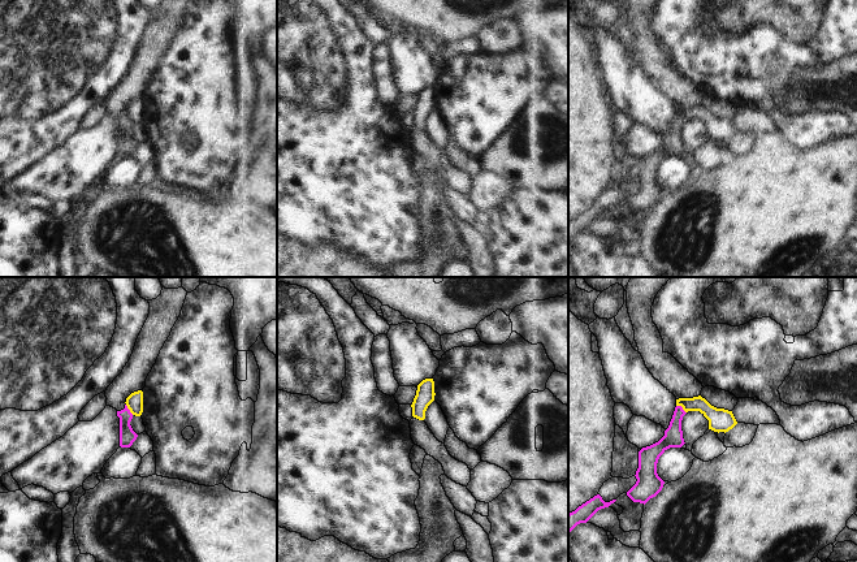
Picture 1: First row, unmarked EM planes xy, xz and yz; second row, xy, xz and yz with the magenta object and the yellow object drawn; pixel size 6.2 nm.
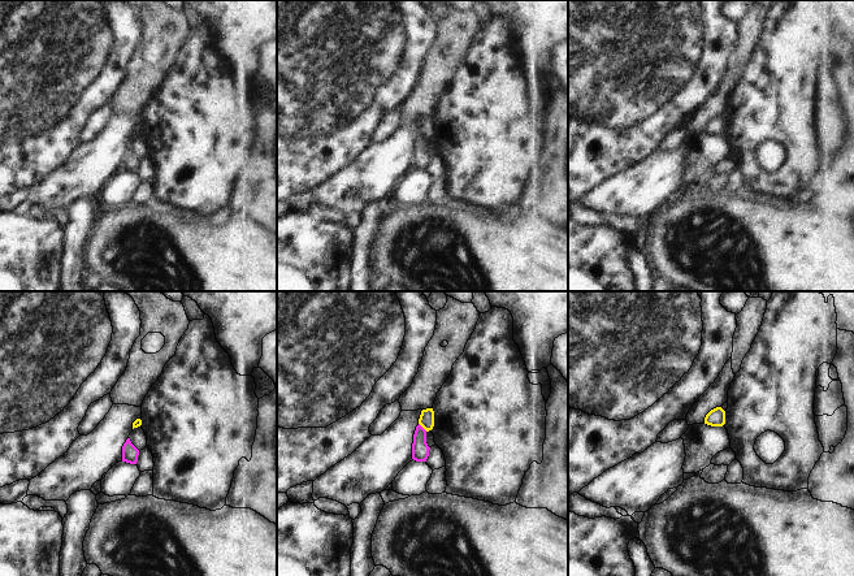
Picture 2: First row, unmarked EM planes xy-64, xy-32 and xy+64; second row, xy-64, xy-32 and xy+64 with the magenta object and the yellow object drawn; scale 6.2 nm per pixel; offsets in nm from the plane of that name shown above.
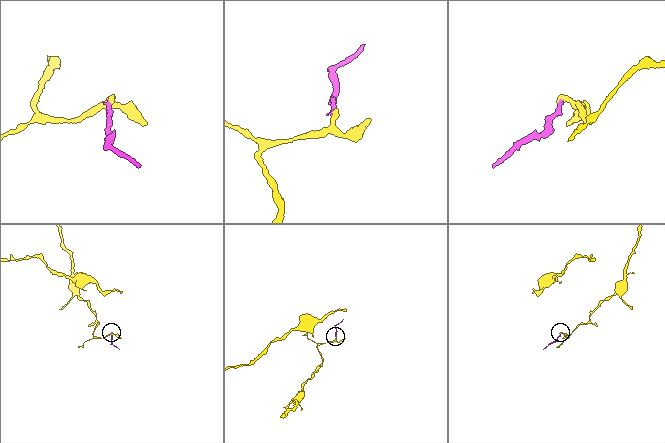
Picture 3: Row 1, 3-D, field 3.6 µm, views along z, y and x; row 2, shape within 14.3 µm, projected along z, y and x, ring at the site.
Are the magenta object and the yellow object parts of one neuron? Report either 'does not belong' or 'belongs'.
does not belong

